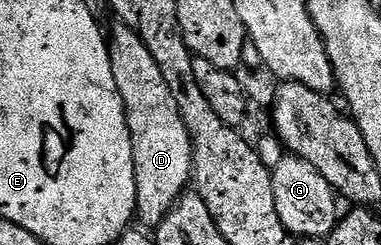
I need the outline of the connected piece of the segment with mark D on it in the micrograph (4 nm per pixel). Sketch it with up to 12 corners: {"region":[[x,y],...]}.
{"region":[[107,40],[123,95],[136,216],[156,227],[193,175],[189,136],[147,43]]}

